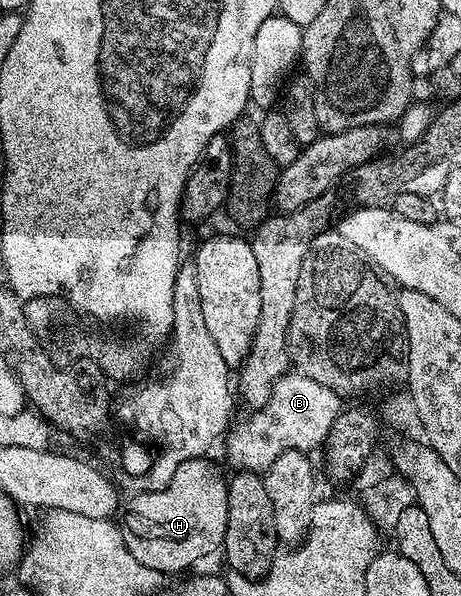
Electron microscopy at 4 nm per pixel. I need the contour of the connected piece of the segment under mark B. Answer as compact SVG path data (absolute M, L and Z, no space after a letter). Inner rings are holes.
M289 370L272 387L272 393L262 407L248 414L252 416L246 417L241 424L231 425L223 441L224 452L233 469L263 473L272 465L274 458L286 450L308 452L312 448L319 449L341 410L342 400L337 393L314 382L314 378Z

